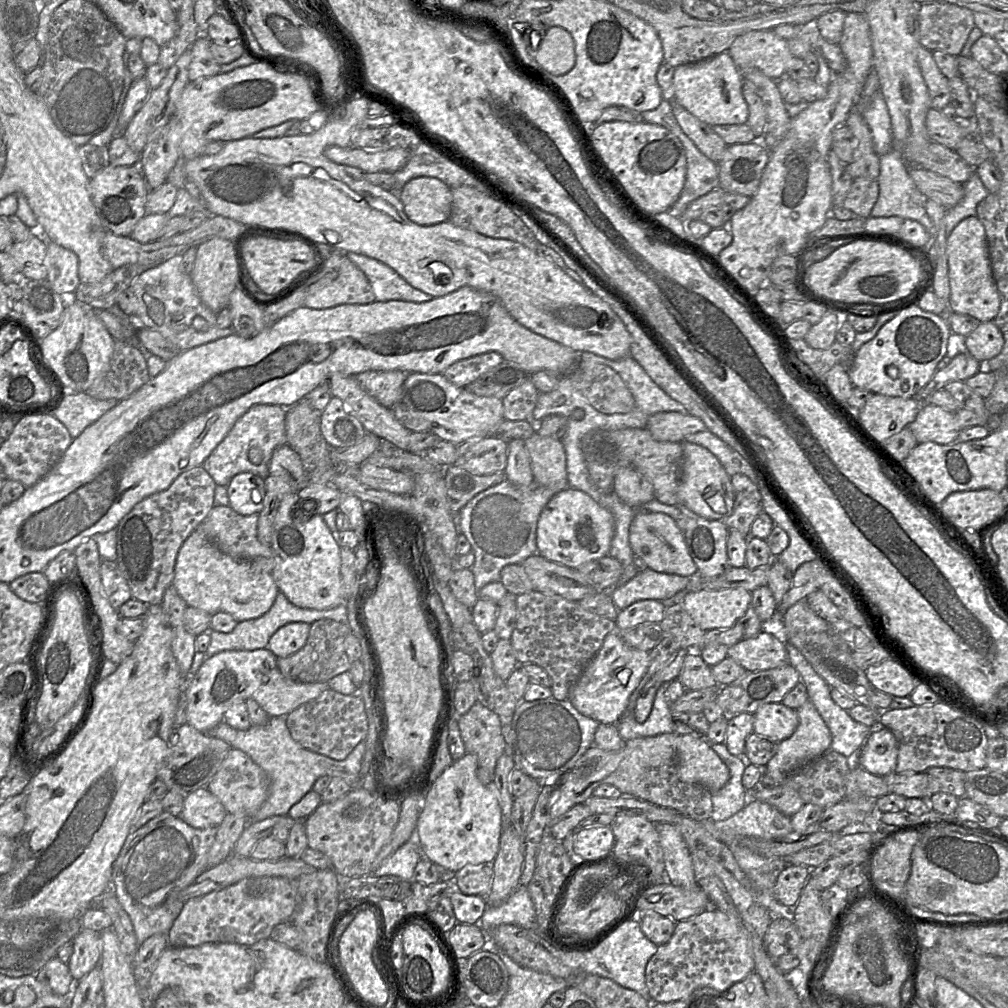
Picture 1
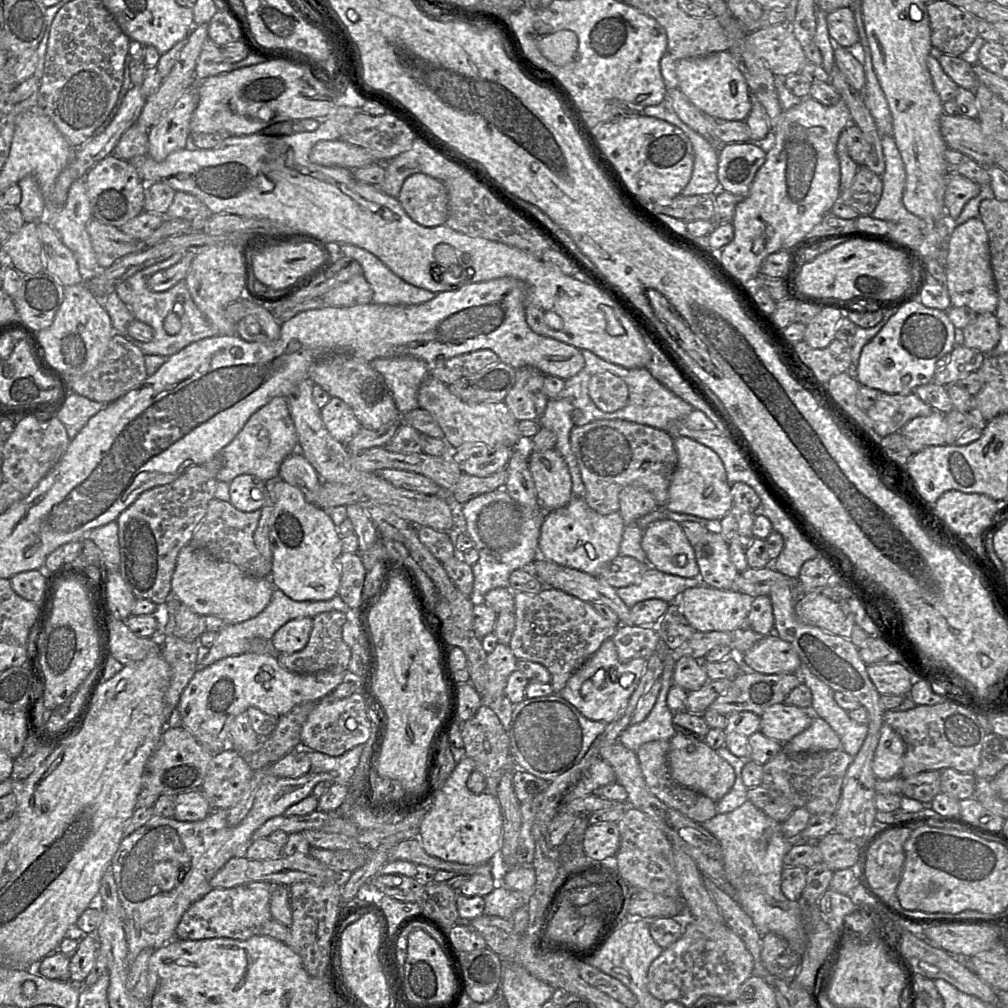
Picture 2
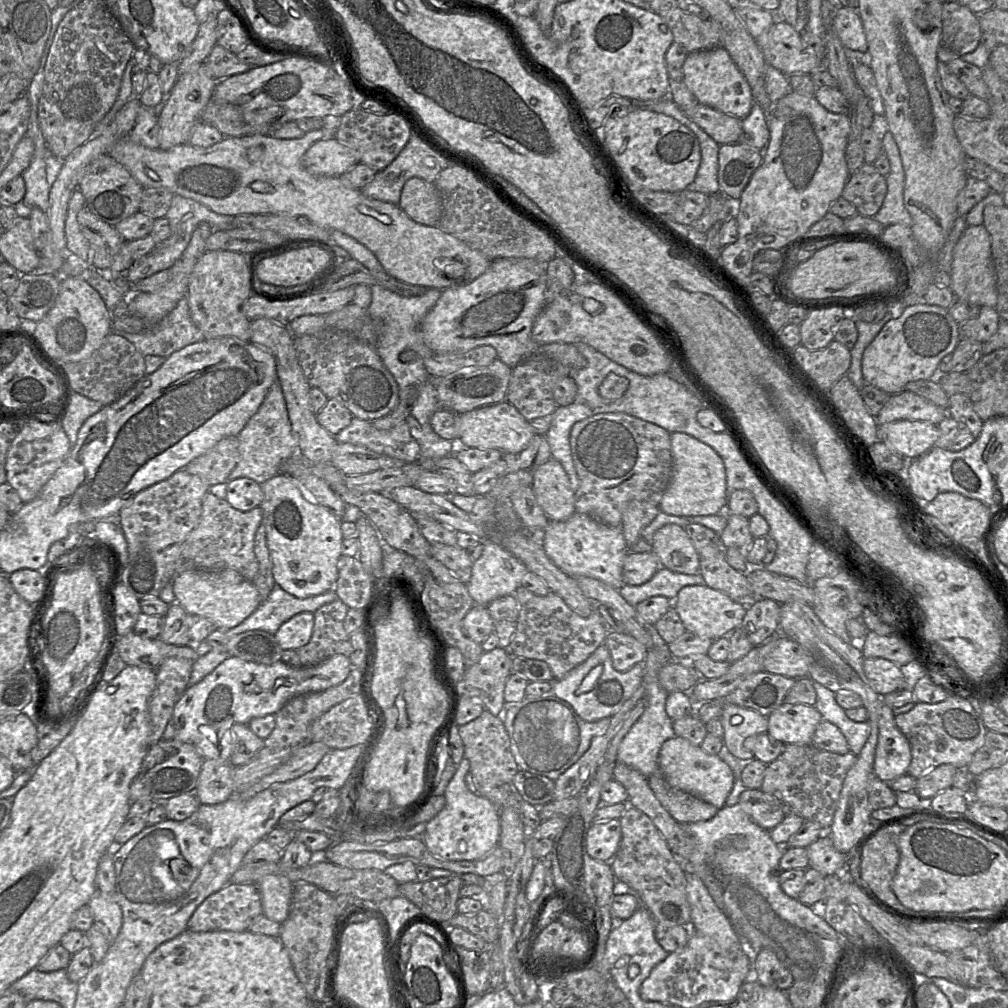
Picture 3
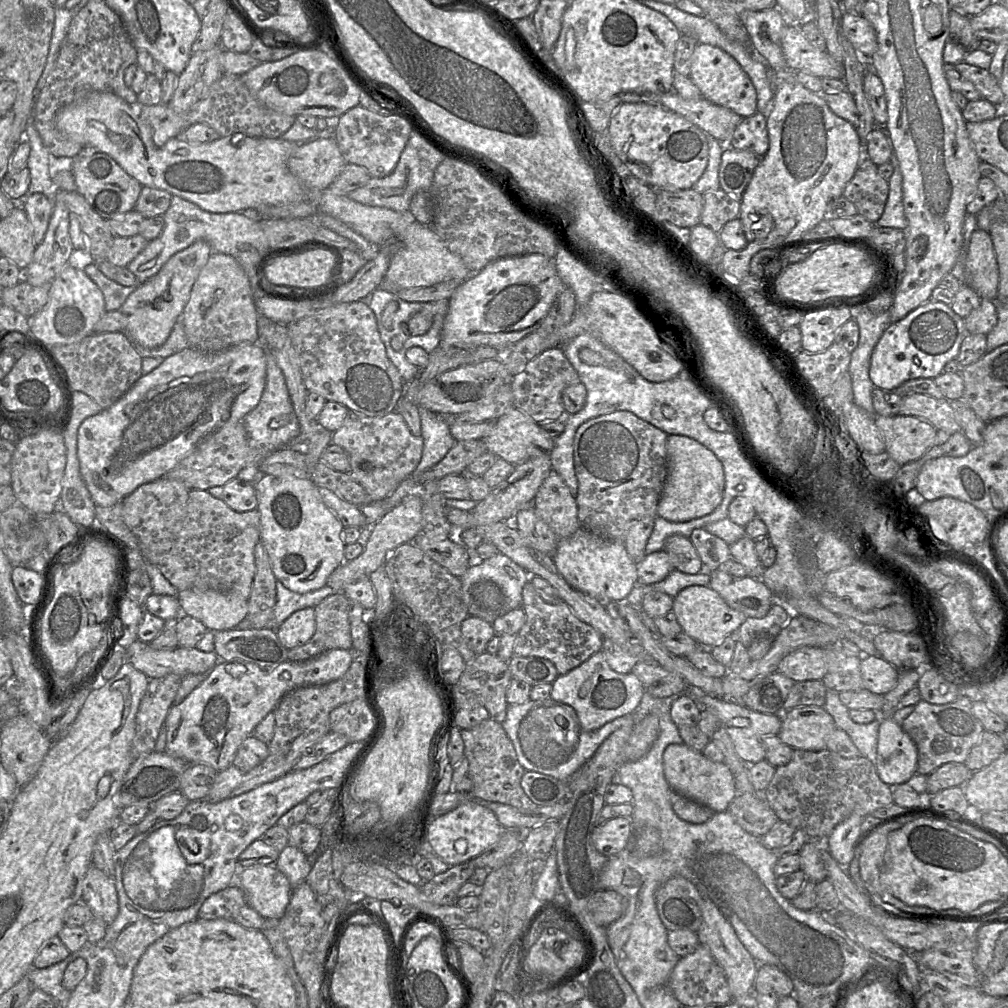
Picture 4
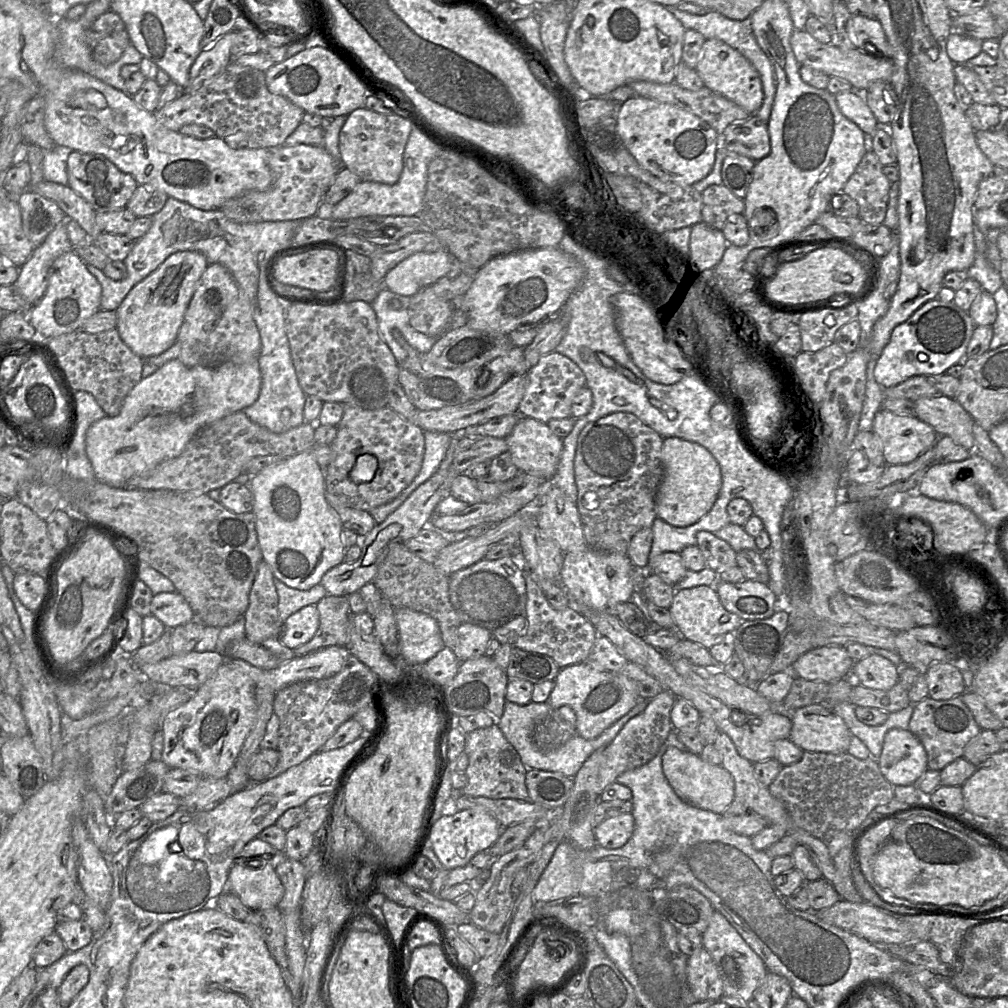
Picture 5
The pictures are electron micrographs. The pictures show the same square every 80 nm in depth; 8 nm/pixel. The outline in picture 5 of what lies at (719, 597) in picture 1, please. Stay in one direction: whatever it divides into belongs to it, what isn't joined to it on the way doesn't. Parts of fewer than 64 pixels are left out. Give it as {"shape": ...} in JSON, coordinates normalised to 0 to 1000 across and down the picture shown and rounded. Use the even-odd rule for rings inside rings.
{"shape":[[[695,580],[670,586],[664,605],[675,630],[701,644],[715,636],[721,628],[728,628],[738,617],[718,603],[708,581]]]}

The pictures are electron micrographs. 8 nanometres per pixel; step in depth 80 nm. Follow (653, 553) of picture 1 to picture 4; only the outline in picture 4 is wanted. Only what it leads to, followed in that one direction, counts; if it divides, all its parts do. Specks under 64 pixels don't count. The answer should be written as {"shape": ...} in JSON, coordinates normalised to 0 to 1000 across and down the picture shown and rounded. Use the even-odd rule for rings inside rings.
{"shape":[[[674,530],[664,532],[659,538],[658,546],[671,565],[692,569],[698,564],[697,558],[684,533]]]}

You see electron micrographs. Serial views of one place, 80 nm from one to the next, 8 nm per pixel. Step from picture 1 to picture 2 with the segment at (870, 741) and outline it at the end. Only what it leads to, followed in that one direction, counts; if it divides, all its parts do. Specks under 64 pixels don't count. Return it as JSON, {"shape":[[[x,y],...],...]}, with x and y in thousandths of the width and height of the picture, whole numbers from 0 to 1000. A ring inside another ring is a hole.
{"shape":[[[876,716],[865,754],[865,765],[869,773],[884,773],[893,768],[896,760],[898,738],[894,730]]]}

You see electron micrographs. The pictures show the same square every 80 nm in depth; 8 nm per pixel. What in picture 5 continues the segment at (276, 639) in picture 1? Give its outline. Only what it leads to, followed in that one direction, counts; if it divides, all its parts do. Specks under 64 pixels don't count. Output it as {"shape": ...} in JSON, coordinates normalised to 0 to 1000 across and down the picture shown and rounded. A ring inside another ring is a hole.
{"shape":[[[313,599],[305,600],[282,617],[277,634],[288,644],[308,636],[316,623],[316,607]]]}

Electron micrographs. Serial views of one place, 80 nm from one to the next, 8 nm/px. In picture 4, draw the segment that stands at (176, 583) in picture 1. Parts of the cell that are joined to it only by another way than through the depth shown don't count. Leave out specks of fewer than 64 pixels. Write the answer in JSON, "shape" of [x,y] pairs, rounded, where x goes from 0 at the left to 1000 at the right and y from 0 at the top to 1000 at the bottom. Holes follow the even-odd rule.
{"shape":[[[185,584],[176,589],[181,608],[198,615],[206,625],[229,625],[246,610],[246,594],[214,585]]]}

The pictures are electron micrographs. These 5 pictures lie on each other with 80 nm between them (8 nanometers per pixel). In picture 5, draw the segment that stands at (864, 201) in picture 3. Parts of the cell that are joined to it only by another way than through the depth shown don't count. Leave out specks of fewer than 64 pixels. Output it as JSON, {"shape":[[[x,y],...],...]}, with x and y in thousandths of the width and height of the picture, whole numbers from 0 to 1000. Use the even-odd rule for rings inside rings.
{"shape":[[[865,149],[858,151],[847,172],[837,184],[835,189],[843,194],[852,204],[851,215],[855,220],[873,223],[879,213],[884,182],[875,171],[874,162]]]}

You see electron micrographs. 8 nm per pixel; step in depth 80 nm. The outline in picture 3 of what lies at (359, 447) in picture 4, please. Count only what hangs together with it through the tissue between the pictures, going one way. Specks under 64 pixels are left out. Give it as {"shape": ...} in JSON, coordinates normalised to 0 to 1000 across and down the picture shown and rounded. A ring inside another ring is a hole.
{"shape":[[[350,414],[347,421],[331,434],[335,439],[360,441],[403,459],[413,458],[418,445],[416,438],[407,431],[403,418],[388,426],[377,427],[368,418]]]}

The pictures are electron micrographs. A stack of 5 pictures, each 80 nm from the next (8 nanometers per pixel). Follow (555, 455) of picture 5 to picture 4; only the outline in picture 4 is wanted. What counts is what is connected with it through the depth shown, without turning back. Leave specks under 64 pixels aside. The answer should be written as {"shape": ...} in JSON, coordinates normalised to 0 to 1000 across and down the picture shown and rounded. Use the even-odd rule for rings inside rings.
{"shape":[[[510,403],[490,418],[486,432],[478,435],[484,448],[509,461],[546,450],[550,436],[525,412]]]}

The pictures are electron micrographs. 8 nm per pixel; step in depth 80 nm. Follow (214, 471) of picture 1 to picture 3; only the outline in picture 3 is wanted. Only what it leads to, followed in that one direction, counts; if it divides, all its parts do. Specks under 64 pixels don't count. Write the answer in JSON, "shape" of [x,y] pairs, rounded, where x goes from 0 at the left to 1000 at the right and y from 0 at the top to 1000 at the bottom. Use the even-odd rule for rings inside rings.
{"shape":[[[276,378],[271,380],[256,408],[247,416],[235,435],[237,457],[227,471],[227,477],[245,473],[259,480],[277,470],[279,460],[291,450],[297,449],[297,441],[291,431],[284,398]]]}

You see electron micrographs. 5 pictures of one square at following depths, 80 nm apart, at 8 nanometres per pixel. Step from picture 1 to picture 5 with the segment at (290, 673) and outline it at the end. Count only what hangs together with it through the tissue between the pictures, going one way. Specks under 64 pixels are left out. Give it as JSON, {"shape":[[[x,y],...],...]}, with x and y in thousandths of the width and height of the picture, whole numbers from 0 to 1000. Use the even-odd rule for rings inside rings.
{"shape":[[[323,590],[314,599],[316,623],[305,638],[292,644],[293,651],[304,651],[326,641],[342,641],[345,634],[345,591]]]}

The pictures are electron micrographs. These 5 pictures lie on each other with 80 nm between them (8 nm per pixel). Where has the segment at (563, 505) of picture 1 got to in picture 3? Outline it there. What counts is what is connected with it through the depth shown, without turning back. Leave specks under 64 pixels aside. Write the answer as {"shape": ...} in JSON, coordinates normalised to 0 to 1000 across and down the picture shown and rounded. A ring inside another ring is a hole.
{"shape":[[[570,508],[559,517],[546,516],[540,525],[538,541],[550,560],[565,571],[587,572],[612,585],[620,580],[617,566],[624,543],[616,522],[604,522],[582,510]]]}

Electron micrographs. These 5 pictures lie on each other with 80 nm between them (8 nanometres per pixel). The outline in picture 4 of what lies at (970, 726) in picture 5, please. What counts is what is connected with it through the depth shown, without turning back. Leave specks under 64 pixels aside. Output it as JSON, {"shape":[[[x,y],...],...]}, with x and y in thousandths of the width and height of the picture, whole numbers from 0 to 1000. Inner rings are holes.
{"shape":[[[951,689],[947,695],[934,699],[924,698],[914,693],[893,720],[910,740],[909,767],[920,770],[938,757],[956,757],[976,725],[973,716],[964,706],[964,694],[957,689]]]}

